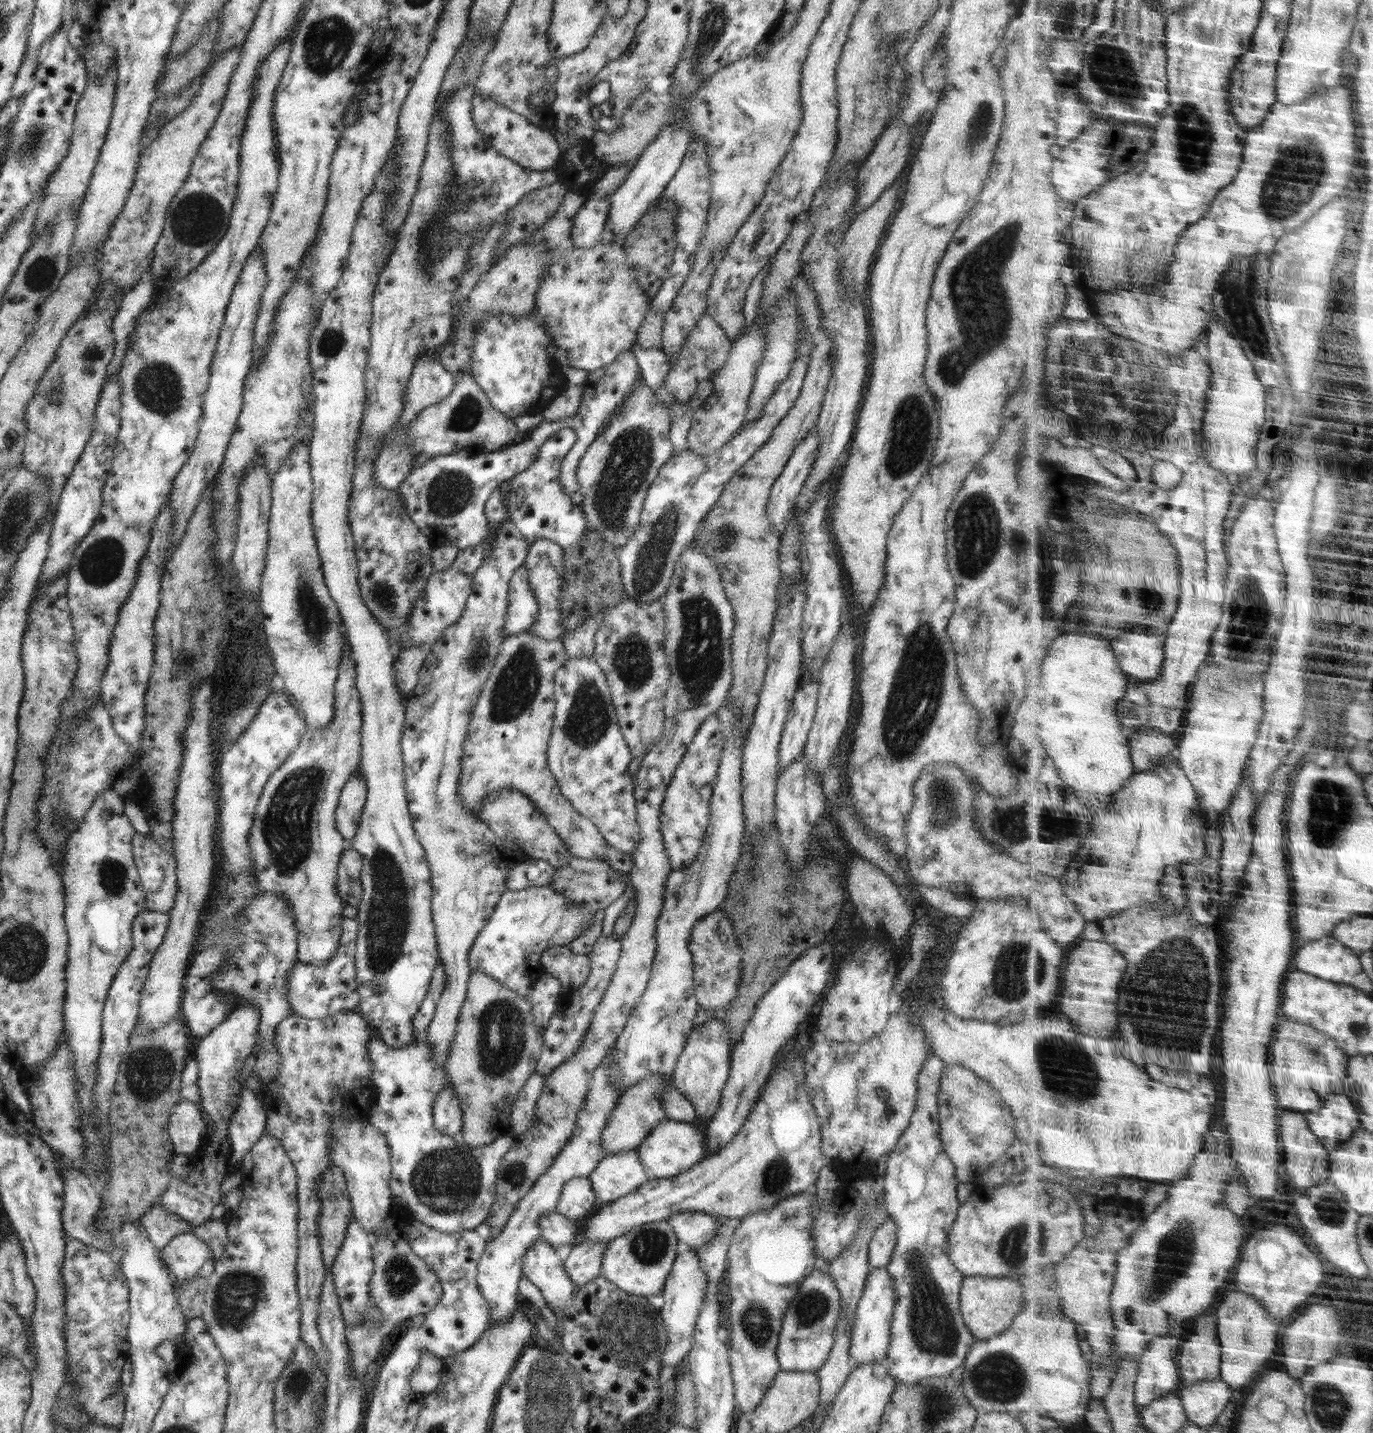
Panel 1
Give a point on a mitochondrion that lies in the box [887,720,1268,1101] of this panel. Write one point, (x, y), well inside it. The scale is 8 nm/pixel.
(1167, 995)

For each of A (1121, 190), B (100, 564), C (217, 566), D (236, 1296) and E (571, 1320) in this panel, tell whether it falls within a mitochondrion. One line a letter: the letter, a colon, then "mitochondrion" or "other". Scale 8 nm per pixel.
A: other
B: mitochondrion
C: other
D: mitochondrion
E: other

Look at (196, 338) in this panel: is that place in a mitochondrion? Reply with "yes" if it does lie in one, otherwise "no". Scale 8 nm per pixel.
no

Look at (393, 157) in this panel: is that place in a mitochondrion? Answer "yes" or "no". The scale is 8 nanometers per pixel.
no

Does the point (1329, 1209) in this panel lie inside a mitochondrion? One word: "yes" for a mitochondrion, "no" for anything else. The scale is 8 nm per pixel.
yes

